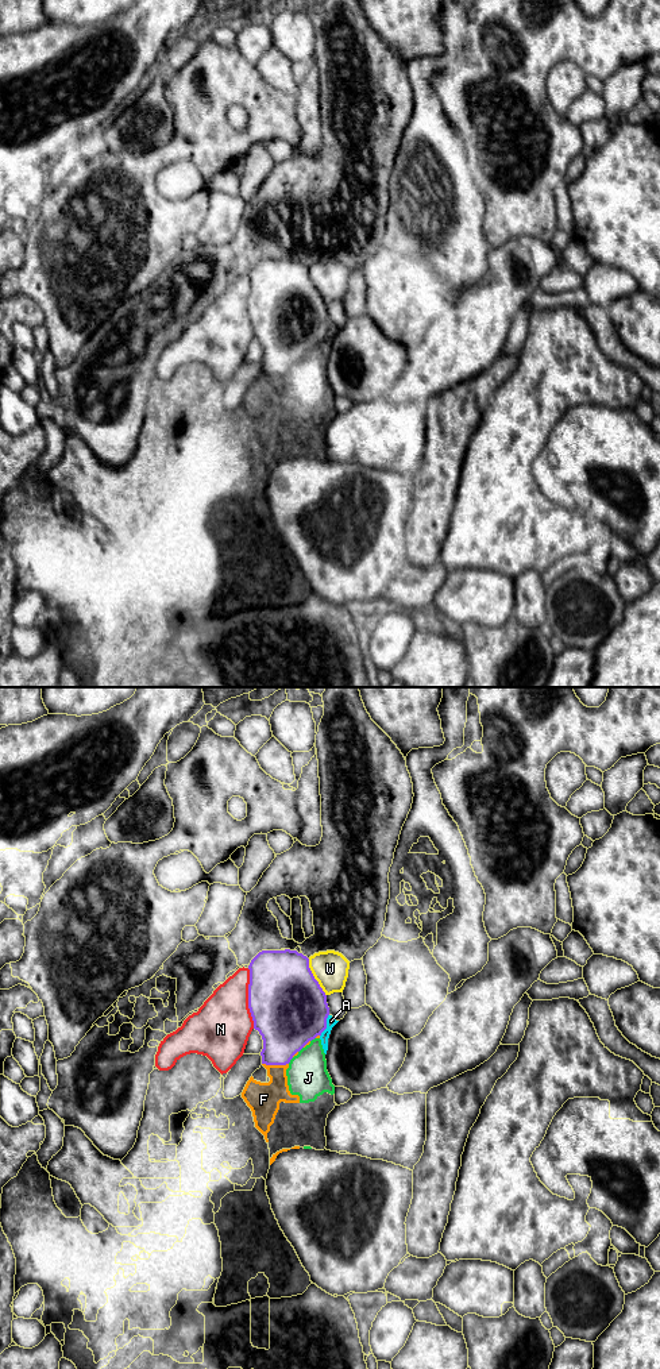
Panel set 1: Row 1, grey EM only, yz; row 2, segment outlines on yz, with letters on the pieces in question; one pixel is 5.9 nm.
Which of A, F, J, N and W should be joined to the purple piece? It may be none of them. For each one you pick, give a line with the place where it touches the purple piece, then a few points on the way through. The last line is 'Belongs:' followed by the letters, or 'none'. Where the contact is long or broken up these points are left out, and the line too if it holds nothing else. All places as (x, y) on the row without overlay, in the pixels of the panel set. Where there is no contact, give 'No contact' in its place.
Belongs: none

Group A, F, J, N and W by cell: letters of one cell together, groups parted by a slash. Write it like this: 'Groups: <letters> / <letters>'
Groups: A F J / N / W

